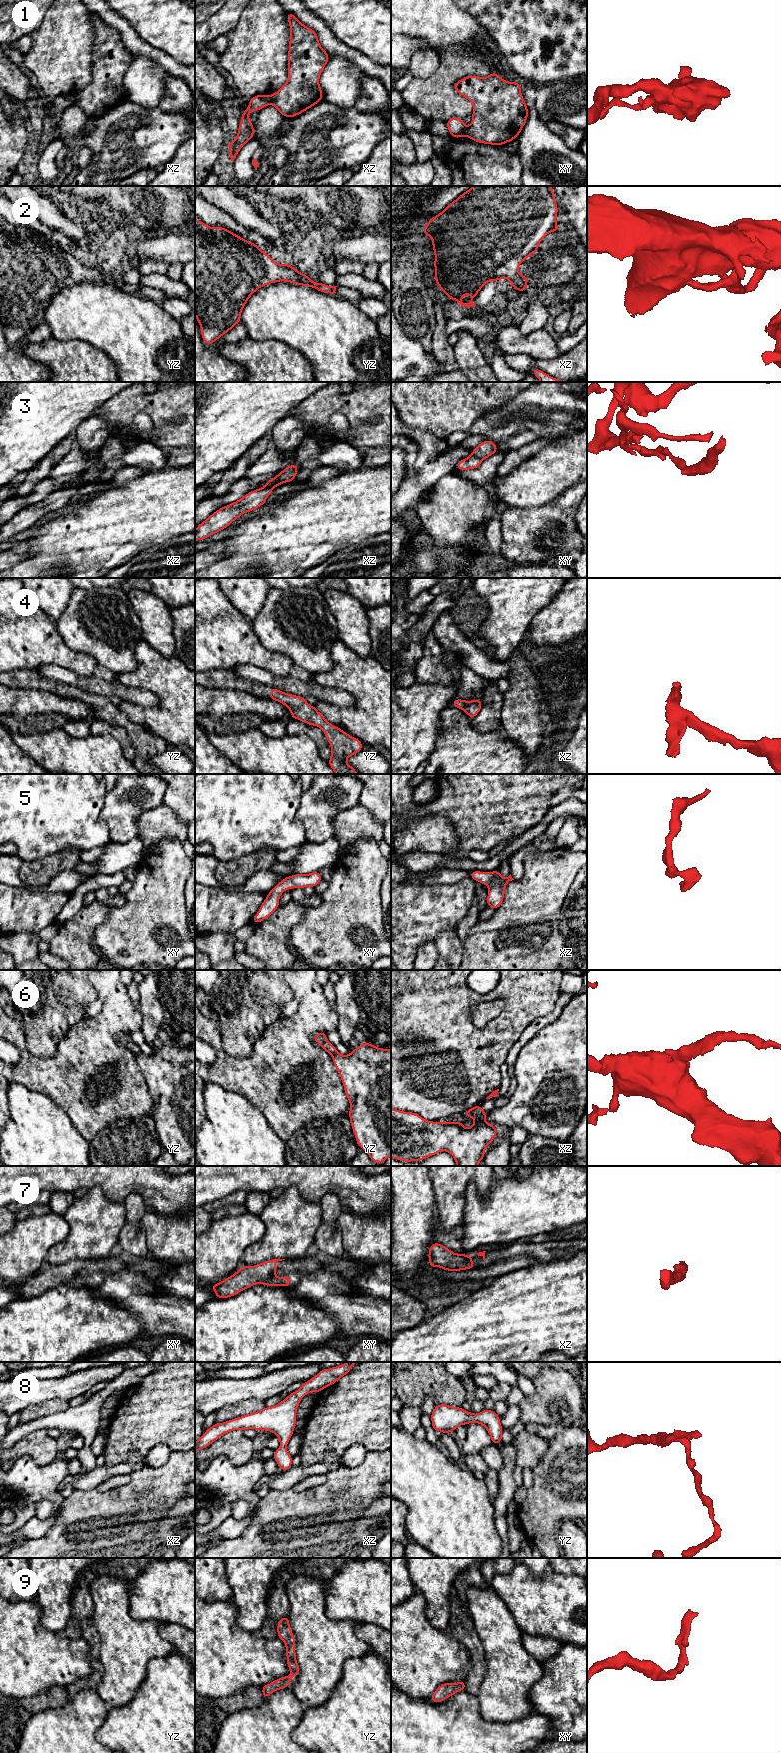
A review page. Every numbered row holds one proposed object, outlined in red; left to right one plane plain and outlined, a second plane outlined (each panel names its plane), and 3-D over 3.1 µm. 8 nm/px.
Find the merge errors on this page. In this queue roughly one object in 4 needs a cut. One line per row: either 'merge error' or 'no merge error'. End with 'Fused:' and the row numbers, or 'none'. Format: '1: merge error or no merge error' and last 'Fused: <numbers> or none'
1: merge error
2: no merge error
3: merge error
4: no merge error
5: no merge error
6: merge error
7: no merge error
8: no merge error
9: no merge error
Fused: 1, 3, 6

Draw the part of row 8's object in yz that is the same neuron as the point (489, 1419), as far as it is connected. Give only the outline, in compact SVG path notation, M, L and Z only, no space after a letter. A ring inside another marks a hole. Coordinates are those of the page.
M438 1404L435 1406L430 1418L434 1431L440 1431L443 1434L453 1432L461 1425L481 1424L487 1429L493 1444L502 1443L501 1417L494 1410L484 1409L478 1414L473 1414L470 1411L465 1411L462 1407Z

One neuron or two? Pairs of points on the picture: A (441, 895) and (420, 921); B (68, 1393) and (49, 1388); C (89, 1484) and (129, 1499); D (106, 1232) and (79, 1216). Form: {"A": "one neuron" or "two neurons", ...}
{"A": "one neuron", "B": "one neuron", "C": "two neurons", "D": "one neuron"}

